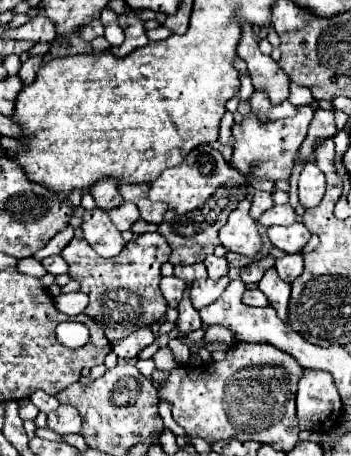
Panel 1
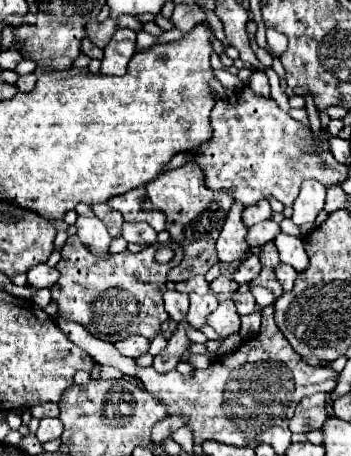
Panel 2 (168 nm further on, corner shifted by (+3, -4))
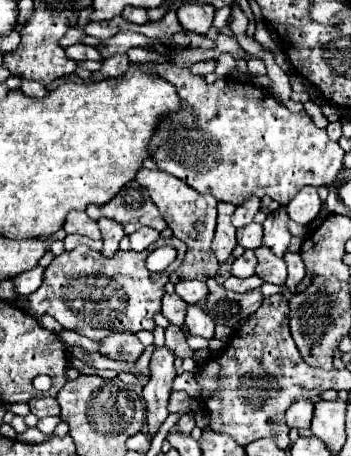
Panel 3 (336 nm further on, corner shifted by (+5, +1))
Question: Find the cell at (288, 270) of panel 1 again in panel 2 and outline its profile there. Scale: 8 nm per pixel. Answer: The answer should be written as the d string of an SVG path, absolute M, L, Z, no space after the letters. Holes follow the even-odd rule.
M280 263L280 265L276 265L274 273L276 273L276 279L278 279L278 283L282 285L282 289L284 289L284 291L290 291L290 289L294 287L294 281L296 281L296 271L294 271L290 265Z

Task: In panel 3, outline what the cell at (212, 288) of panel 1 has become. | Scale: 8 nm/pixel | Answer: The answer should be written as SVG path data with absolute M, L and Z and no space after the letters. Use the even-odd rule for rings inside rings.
M202 302L198 304L188 304L188 312L186 312L186 326L190 330L190 334L202 336L206 340L210 340L214 336L214 320L210 318L210 314L206 312L206 308L202 306Z

